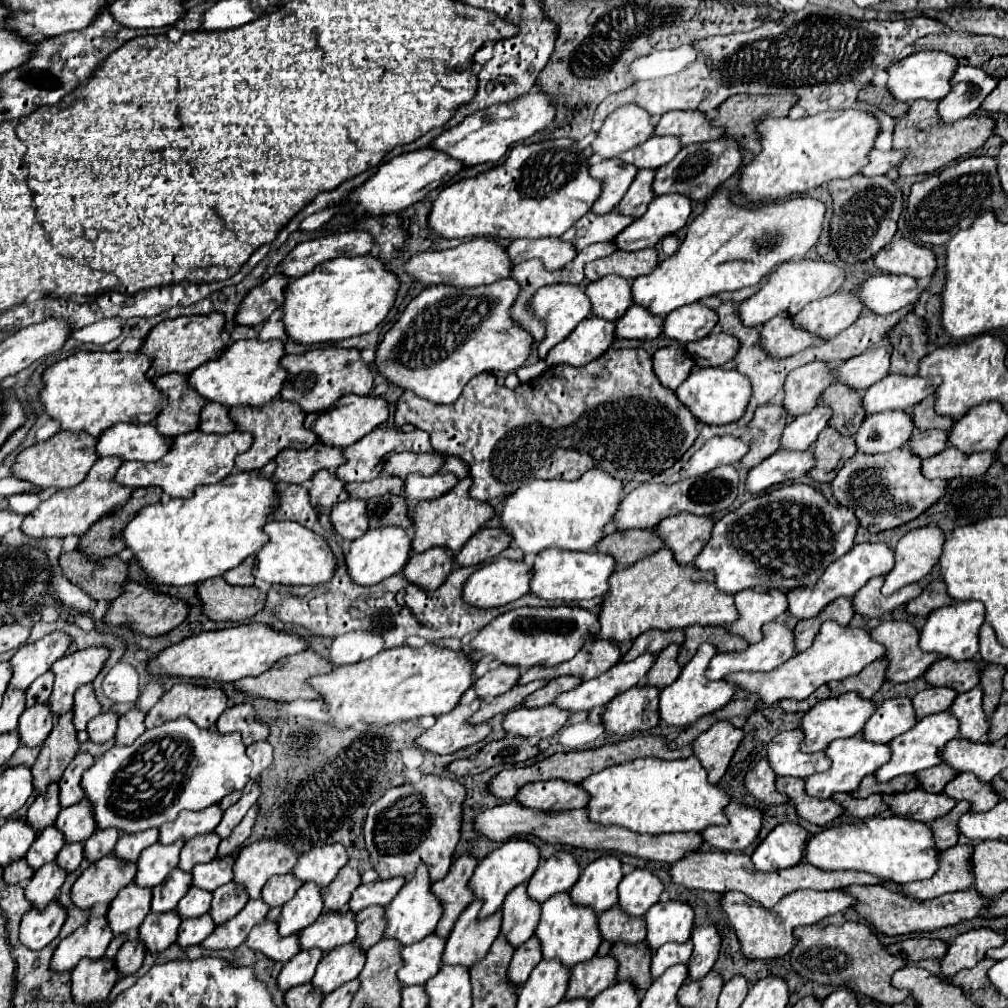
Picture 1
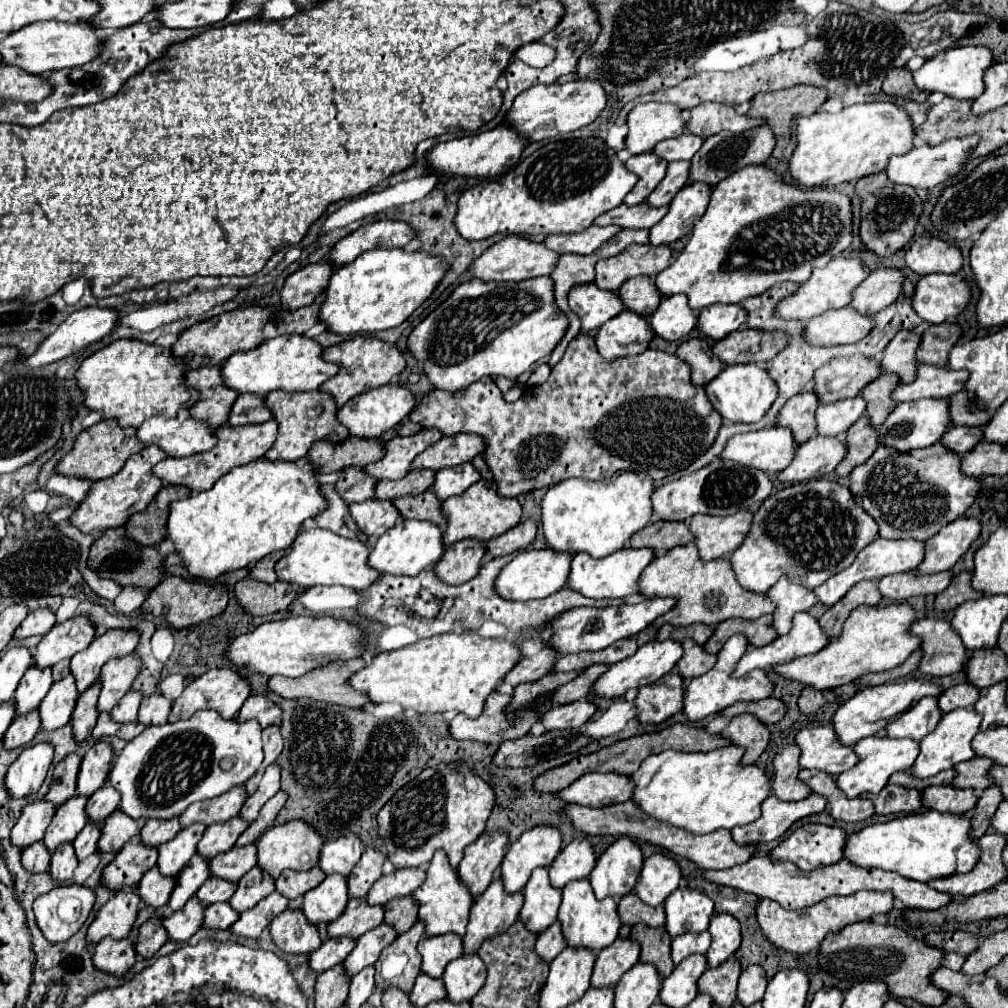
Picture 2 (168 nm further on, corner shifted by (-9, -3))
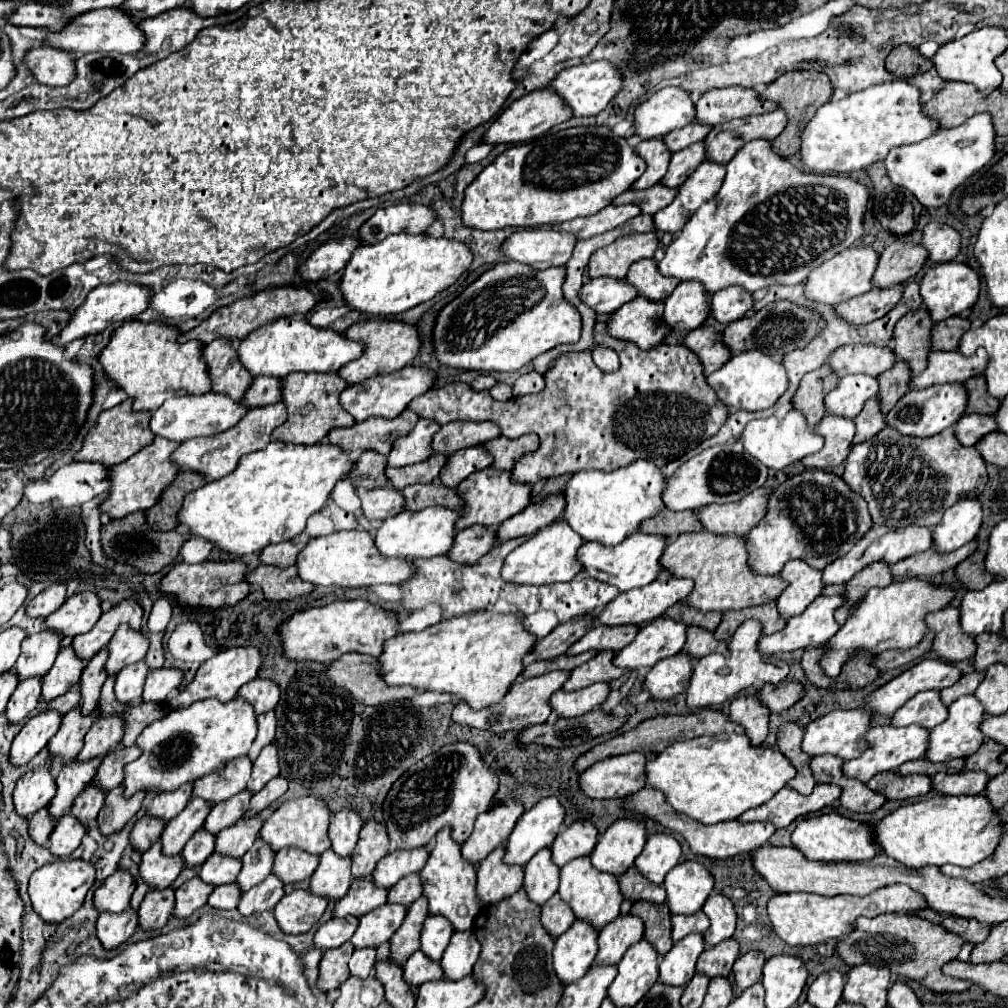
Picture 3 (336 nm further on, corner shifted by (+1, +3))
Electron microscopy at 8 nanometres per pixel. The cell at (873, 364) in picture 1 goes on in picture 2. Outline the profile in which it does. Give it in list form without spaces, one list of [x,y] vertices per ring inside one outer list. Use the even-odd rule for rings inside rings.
[[[898,332],[888,348],[884,350],[884,356],[880,360],[880,368],[882,372],[888,374],[896,374],[898,376],[898,384],[908,384],[914,380],[916,376],[916,360],[914,360],[914,352],[920,344],[920,336],[914,332]]]

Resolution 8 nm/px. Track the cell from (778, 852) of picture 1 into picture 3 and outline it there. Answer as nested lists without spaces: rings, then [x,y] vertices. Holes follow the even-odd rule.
[[[836,812],[830,814],[822,814],[822,816],[814,816],[814,818],[806,818],[798,824],[798,828],[792,834],[792,842],[794,846],[810,860],[846,860],[846,862],[856,862],[856,860],[866,860],[866,858],[854,858],[854,856],[876,856],[878,854],[878,844],[874,840],[872,834],[872,826],[858,822],[858,820],[850,820],[846,816],[840,816]]]

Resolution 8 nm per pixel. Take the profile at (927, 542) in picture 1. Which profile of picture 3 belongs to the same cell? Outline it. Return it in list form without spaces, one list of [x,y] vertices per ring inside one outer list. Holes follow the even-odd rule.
[[[964,498],[944,512],[942,522],[934,528],[934,546],[952,552],[978,534],[982,526],[982,504],[976,498]]]

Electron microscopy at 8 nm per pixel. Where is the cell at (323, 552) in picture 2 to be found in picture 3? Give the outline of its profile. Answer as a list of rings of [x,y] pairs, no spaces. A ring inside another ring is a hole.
[[[344,530],[330,536],[318,536],[298,554],[298,576],[316,586],[342,586],[342,588],[366,588],[376,584],[400,584],[414,576],[414,564],[402,558],[386,558],[376,546],[374,538],[366,530]]]

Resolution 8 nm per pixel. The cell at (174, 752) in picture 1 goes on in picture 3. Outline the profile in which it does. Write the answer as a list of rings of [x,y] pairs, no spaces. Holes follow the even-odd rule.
[[[240,696],[230,702],[200,700],[184,710],[170,712],[166,718],[152,722],[136,740],[144,752],[138,760],[124,768],[124,794],[132,796],[140,790],[166,792],[176,790],[188,780],[198,780],[222,768],[228,760],[248,754],[256,738],[254,708]]]

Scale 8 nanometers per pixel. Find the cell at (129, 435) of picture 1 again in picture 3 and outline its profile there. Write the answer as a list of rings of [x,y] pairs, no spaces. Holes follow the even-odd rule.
[[[214,392],[194,394],[194,396],[174,396],[174,398],[166,400],[156,412],[152,412],[150,428],[156,436],[184,442],[184,440],[198,438],[198,436],[220,434],[220,432],[232,428],[234,424],[238,424],[246,416],[248,410],[250,410],[250,406],[246,406],[242,400],[232,400],[230,396],[214,394]]]

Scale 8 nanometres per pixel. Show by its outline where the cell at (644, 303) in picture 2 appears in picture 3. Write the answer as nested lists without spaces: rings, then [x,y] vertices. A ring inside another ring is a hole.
[[[654,258],[634,262],[626,280],[636,286],[640,296],[648,300],[666,300],[674,292],[674,286],[678,286],[676,278],[666,278],[658,274],[658,262]]]

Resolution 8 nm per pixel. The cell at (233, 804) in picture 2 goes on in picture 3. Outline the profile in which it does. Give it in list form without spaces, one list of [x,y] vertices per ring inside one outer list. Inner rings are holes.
[[[248,756],[236,758],[234,762],[230,762],[230,766],[226,766],[226,770],[222,770],[222,774],[208,774],[206,778],[194,782],[192,796],[200,796],[212,804],[224,802],[246,788],[250,772],[252,762],[248,760]]]

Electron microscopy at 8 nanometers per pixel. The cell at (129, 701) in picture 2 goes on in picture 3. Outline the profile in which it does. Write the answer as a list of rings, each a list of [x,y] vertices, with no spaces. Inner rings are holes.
[[[144,660],[134,662],[126,666],[124,670],[120,670],[116,678],[116,686],[114,686],[116,698],[124,704],[142,702],[142,686],[144,686],[146,674],[148,674],[148,664]]]

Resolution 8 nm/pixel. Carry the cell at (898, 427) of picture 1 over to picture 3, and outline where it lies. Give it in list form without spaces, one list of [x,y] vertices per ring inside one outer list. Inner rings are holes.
[[[952,382],[952,384],[938,384],[938,386],[930,386],[924,390],[910,390],[888,414],[886,414],[886,422],[888,426],[896,428],[902,434],[908,436],[934,436],[940,434],[942,430],[954,426],[958,422],[958,418],[964,414],[966,410],[966,386],[964,382]]]

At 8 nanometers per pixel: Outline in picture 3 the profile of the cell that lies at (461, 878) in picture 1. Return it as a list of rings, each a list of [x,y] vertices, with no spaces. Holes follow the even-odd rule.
[[[502,802],[482,812],[476,818],[472,836],[462,844],[462,854],[472,864],[482,862],[496,846],[500,846],[512,834],[518,818],[524,814],[518,802]]]

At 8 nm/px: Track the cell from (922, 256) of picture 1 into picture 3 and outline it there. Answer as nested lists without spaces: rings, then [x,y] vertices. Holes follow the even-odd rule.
[[[930,222],[924,228],[922,244],[930,252],[932,262],[950,262],[960,252],[960,232],[948,224]]]

